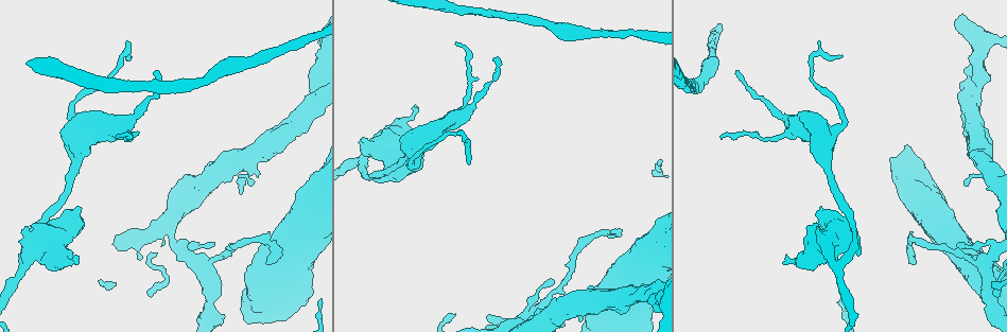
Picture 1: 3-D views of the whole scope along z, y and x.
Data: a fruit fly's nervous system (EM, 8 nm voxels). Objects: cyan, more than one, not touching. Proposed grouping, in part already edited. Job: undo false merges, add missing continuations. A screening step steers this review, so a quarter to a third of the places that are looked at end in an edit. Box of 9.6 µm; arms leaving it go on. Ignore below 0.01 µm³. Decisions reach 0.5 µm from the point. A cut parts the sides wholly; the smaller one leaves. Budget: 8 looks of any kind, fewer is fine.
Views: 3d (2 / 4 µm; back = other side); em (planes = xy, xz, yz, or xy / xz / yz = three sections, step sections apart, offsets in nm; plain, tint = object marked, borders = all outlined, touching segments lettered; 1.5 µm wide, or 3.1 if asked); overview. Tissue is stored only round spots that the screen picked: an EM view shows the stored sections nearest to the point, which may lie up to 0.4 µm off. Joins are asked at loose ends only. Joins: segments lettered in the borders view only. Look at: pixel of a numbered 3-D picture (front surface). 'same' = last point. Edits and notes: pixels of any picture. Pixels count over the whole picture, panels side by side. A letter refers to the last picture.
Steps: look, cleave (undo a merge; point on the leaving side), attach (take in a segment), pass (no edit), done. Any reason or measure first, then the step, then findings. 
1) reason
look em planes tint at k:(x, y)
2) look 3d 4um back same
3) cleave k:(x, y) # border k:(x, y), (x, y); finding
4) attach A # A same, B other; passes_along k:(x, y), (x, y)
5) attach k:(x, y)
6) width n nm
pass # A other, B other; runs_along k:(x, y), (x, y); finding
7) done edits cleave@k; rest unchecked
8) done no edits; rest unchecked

sharp bend
look 3d 2um at 1:(811, 55)

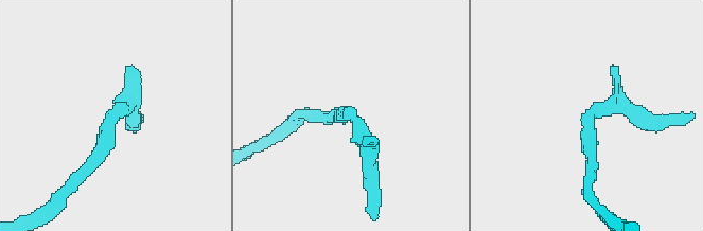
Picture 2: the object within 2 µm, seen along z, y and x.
look em yz step 8 tint at 2:(592, 112)

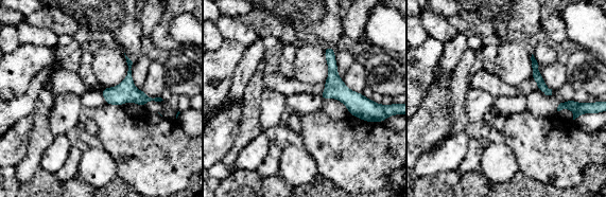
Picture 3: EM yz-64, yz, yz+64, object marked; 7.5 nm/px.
look em planes borders same

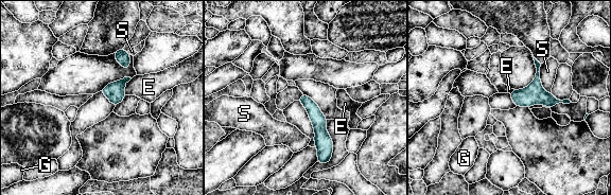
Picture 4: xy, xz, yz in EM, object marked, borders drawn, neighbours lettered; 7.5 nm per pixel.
pass # E other, G other, S other; border 4:(132, 78), (125, 85), (125, 94); continuous, no second neuron

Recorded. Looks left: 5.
branch stops here
look em planes borders at 1:(415, 140)

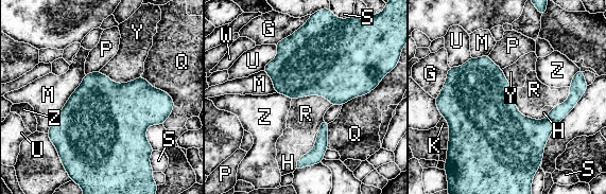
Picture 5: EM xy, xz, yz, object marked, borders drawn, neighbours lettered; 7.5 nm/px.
pass # G other, H other, K other, M other, P other, Q other, R other, S other, U other, W other, Y other, Z other; none of them fits

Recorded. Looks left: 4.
touches itself
look em yz step 8 plain at 1:(377, 181)

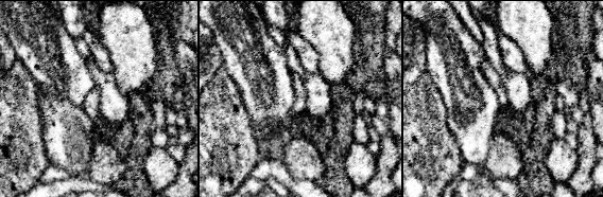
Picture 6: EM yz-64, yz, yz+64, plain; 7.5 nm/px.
where the object lies
look em yz step 8 tint same

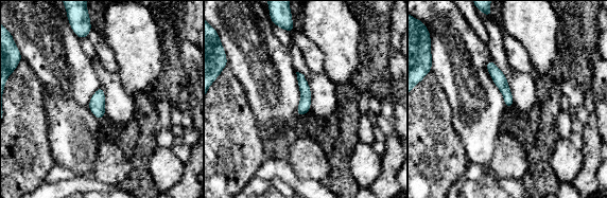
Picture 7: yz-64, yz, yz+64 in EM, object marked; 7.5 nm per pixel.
see the neighbours
look em yz step 8 borders same

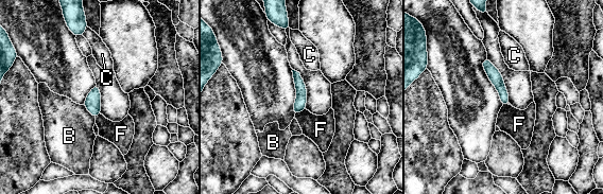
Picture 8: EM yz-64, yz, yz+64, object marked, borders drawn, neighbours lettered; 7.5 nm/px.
pass # B other, C other, F other; border 8:(83, 105), (95, 118); continuous, no second neuron

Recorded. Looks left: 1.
done no edits; rest unchecked

